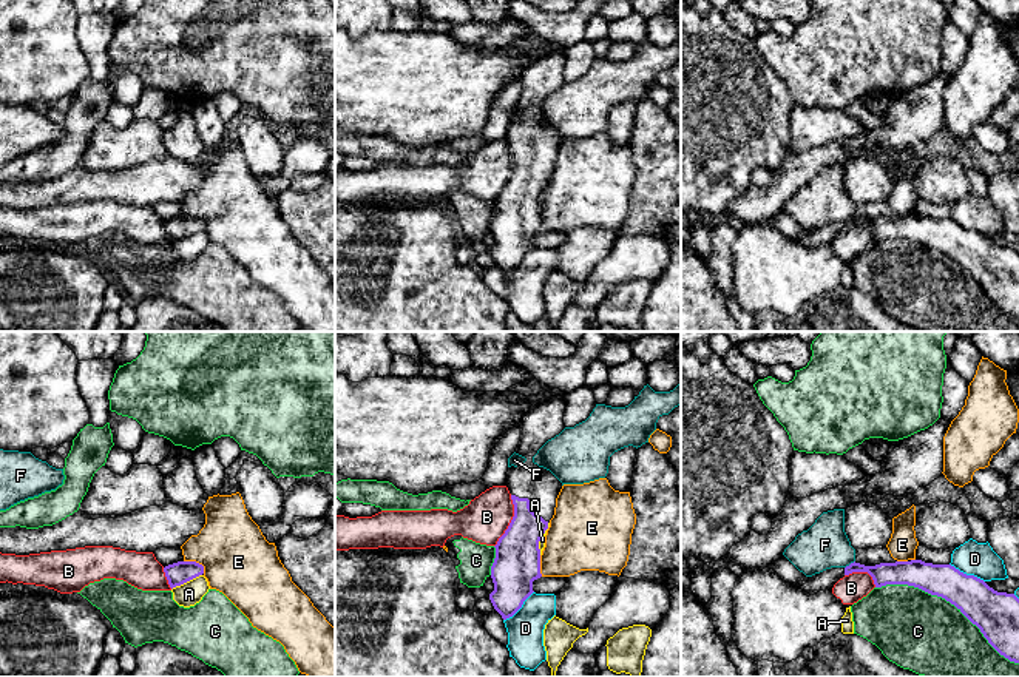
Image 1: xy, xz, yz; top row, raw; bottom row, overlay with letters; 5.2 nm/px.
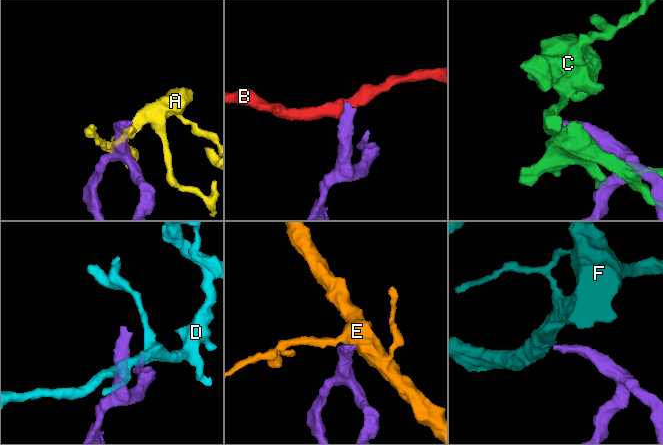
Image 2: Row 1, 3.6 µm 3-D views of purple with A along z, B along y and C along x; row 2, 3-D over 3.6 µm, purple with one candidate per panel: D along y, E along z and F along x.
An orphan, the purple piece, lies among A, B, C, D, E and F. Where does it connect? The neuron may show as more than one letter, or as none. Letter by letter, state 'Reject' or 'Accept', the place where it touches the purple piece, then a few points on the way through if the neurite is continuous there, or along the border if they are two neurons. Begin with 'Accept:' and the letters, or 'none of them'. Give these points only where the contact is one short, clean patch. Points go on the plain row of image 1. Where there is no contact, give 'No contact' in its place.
Accept: none of them
A: Reject. Touches purple at xy (186, 236)
B: Reject. Touches purple at xz (511, 176). Boundary: xz (511, 150), (513, 173), (494, 201)
C: Reject. Touches purple at yz (948, 255)
D: Reject. Touches purple at yz (965, 229)
E: Reject. Touches purple at xy (196, 218). Boundary: xy (184, 215), (199, 218), (204, 227)
F: Reject. Touches purple at yz (851, 218)

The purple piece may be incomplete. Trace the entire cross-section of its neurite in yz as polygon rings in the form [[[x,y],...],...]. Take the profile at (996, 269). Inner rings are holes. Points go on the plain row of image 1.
[[[911,214],[865,221],[854,216],[790,239],[804,245],[832,245],[840,233],[852,227],[868,227],[875,242],[908,239],[945,253],[980,284],[1000,310],[1019,318],[1019,253],[1014,248],[997,247],[983,234],[951,219]]]

